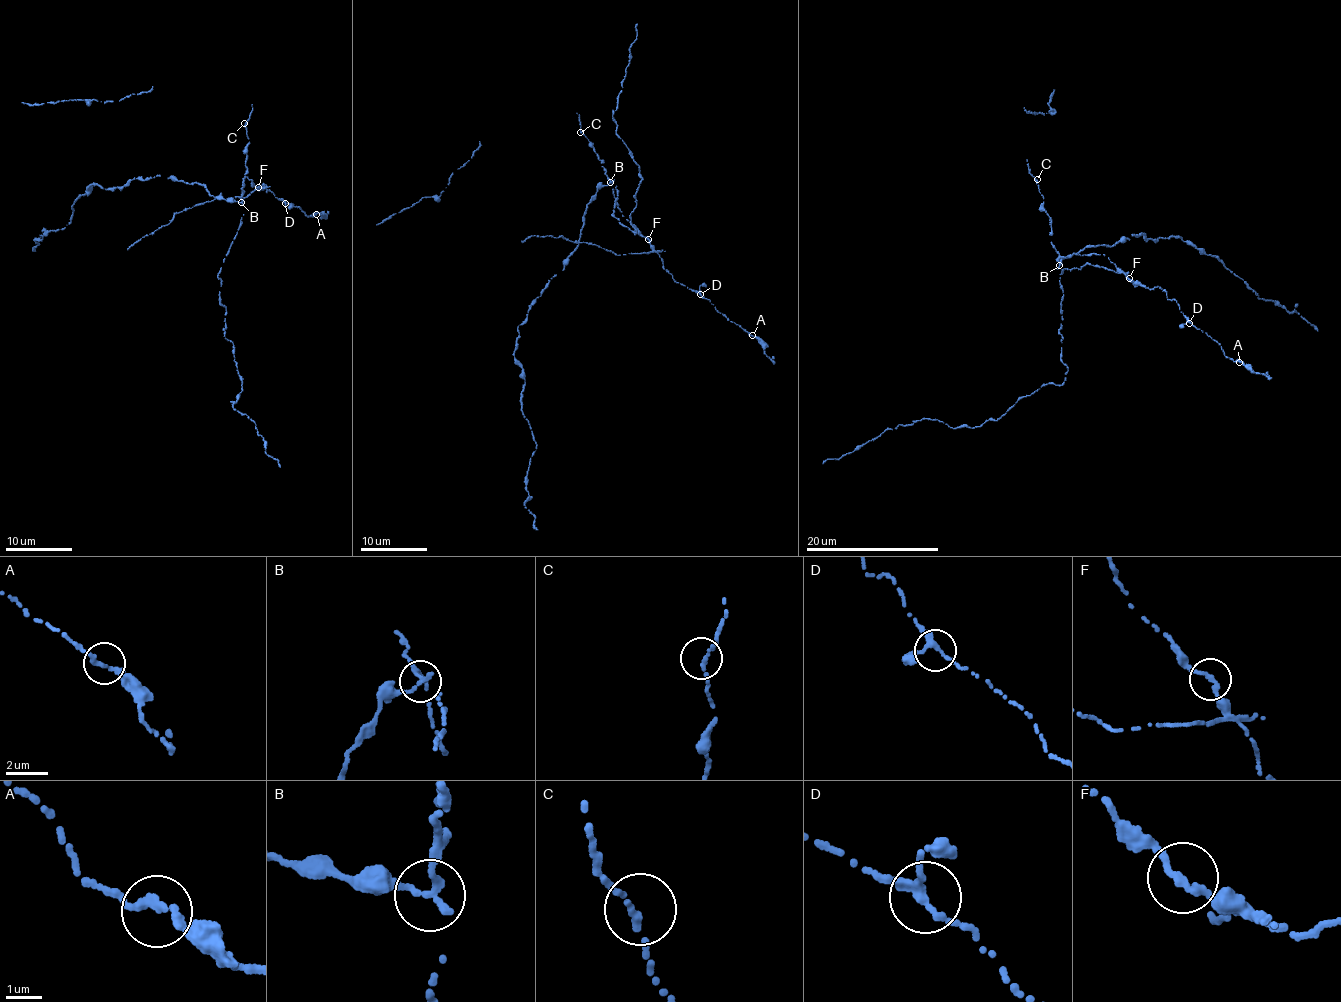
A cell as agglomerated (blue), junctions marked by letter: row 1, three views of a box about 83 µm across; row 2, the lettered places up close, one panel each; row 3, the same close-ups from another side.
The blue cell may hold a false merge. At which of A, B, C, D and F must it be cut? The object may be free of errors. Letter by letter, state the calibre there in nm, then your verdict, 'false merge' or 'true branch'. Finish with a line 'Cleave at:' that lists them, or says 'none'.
A: 240 nm | true branch
B: 240 nm | false merge
C: 240 nm | true branch
D: 200 nm | true branch
F: 240 nm | true branch
Cleave at: B

